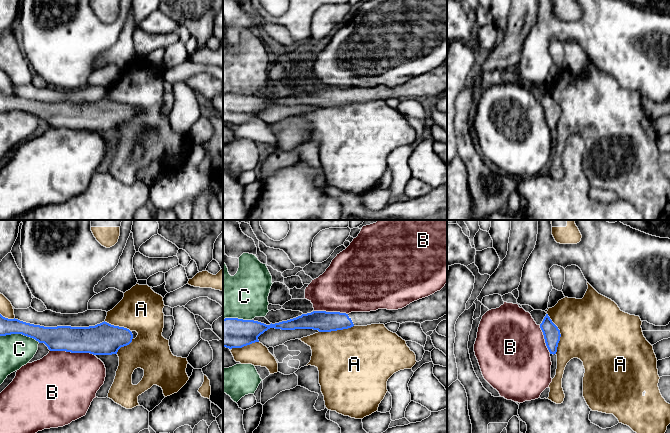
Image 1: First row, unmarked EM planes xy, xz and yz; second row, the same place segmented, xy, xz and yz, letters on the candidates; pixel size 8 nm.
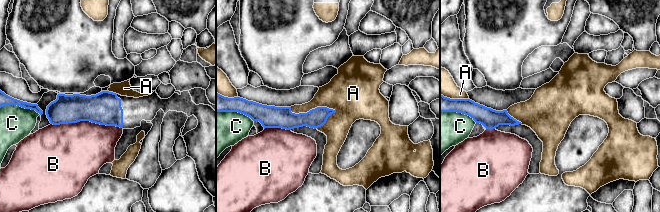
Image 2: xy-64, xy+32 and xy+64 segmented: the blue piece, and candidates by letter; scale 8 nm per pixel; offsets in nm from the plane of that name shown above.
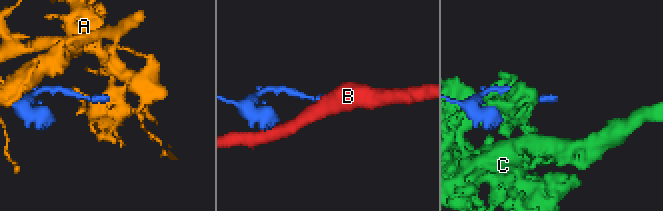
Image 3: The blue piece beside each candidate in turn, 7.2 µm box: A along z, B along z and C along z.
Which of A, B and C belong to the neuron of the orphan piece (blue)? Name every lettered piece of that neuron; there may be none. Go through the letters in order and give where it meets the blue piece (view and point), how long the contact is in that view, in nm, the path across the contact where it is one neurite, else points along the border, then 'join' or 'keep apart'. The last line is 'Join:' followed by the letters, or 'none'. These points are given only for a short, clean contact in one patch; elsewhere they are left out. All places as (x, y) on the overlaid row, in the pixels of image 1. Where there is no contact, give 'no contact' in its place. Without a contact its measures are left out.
A: contact yz (559, 333); length 340 nm; keep apart
B: contact xy (72, 352); length 360 nm; keep apart
C: contact xy (20, 333); length 320 nm; keep apart
Join: none

